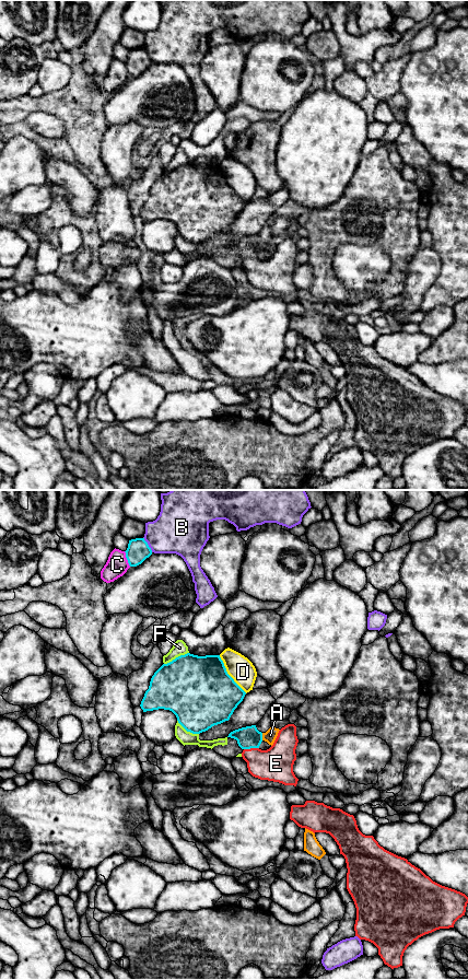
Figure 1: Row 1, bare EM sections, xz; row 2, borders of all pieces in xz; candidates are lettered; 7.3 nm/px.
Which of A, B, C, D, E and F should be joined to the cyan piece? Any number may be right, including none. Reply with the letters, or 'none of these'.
E

